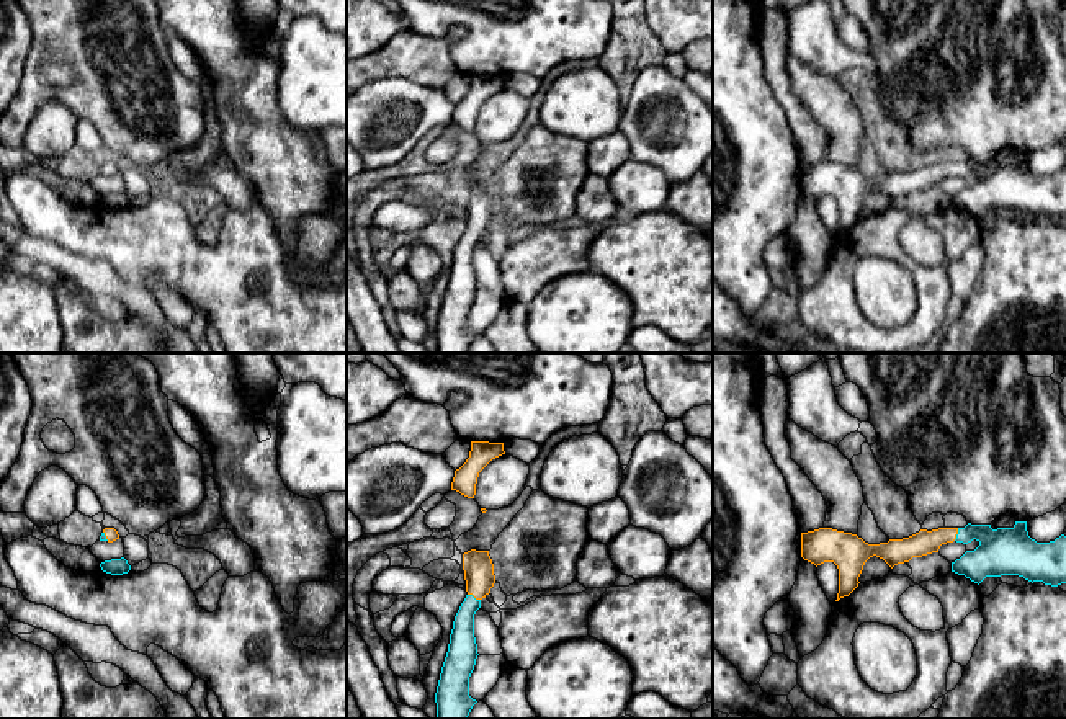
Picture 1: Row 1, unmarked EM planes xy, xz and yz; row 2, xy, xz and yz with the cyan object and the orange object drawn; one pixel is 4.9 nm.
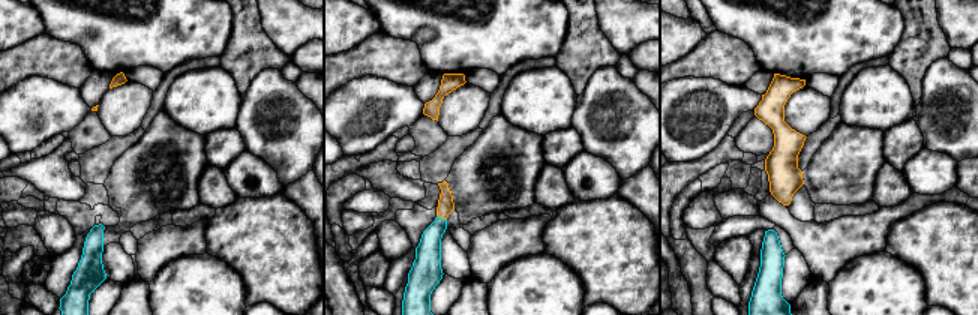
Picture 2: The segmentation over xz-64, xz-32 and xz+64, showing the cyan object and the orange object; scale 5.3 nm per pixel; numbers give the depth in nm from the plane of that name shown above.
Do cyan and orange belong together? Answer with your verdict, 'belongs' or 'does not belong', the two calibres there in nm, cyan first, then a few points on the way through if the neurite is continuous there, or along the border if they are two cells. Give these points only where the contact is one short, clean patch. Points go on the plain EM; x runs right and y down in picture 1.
belongs; 130 nm thick on the cyan side, 150 nm on the other; runs through xz (461, 280), (465, 247), (473, 231), (478, 221), (478, 200)

